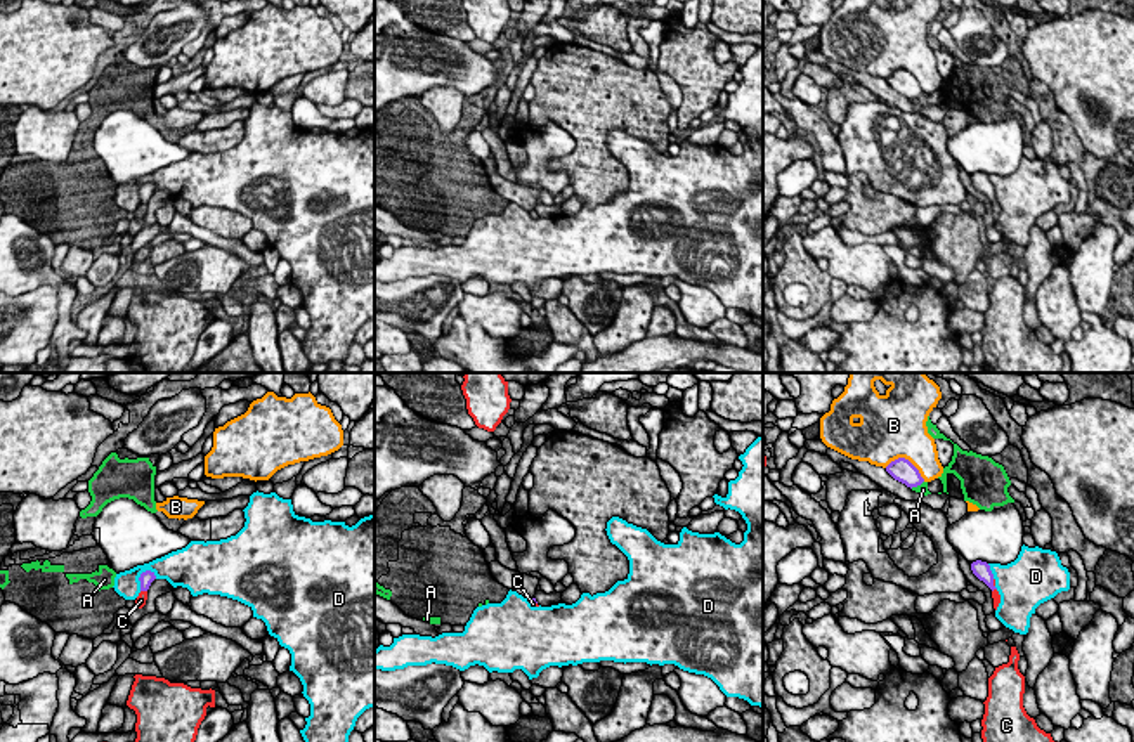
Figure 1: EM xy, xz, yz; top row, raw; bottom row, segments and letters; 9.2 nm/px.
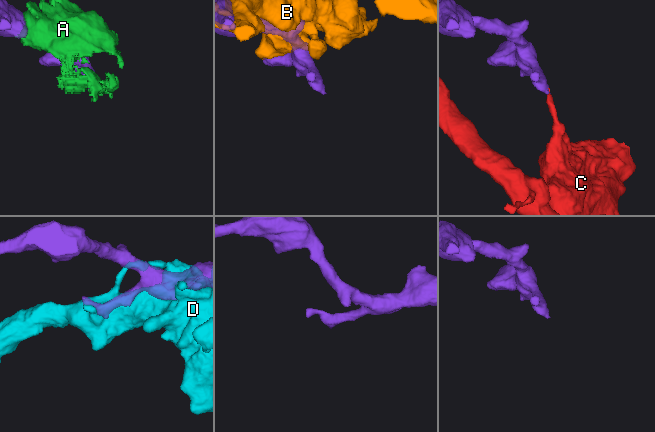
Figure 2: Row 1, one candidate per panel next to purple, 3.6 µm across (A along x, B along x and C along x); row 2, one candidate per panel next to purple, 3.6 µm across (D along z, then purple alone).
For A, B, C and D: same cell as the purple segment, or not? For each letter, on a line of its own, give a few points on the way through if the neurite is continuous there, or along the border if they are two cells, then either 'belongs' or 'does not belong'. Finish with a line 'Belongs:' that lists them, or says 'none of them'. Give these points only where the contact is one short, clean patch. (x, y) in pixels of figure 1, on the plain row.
A: does not belong
B: does not belong
C: along yz (994, 191), (992, 203) | does not belong
D: does not belong
Belongs: none of them

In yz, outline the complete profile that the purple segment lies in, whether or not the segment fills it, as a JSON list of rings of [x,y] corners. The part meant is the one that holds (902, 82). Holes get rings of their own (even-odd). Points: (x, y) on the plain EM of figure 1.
[[[898,69],[886,78],[886,83],[907,99],[917,99],[924,94],[919,81],[905,69]]]

